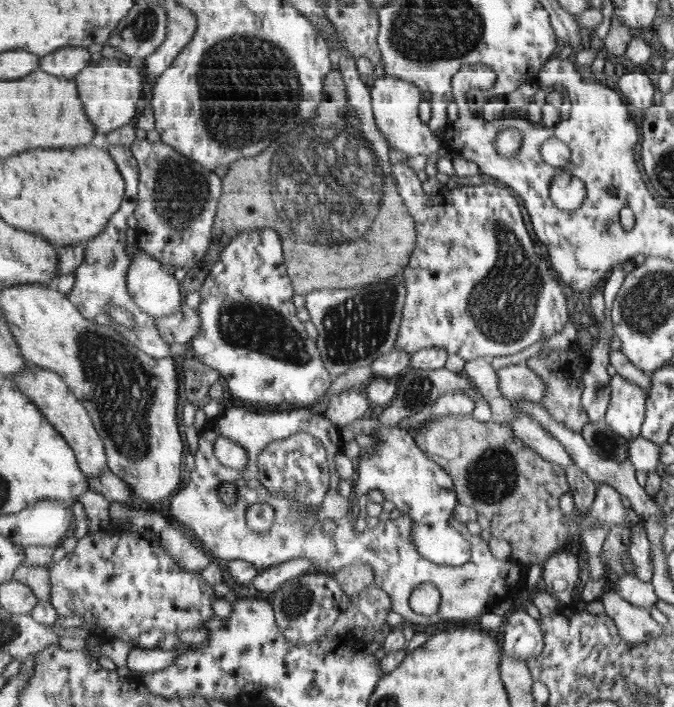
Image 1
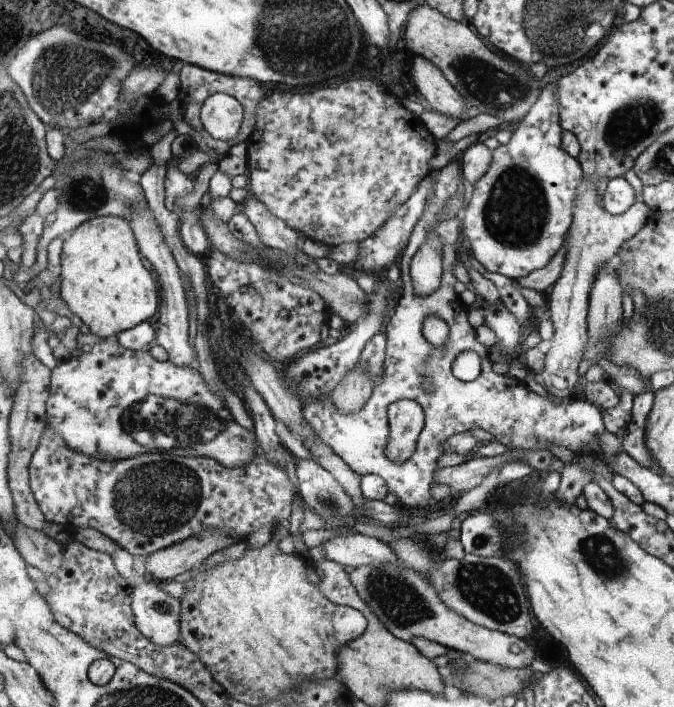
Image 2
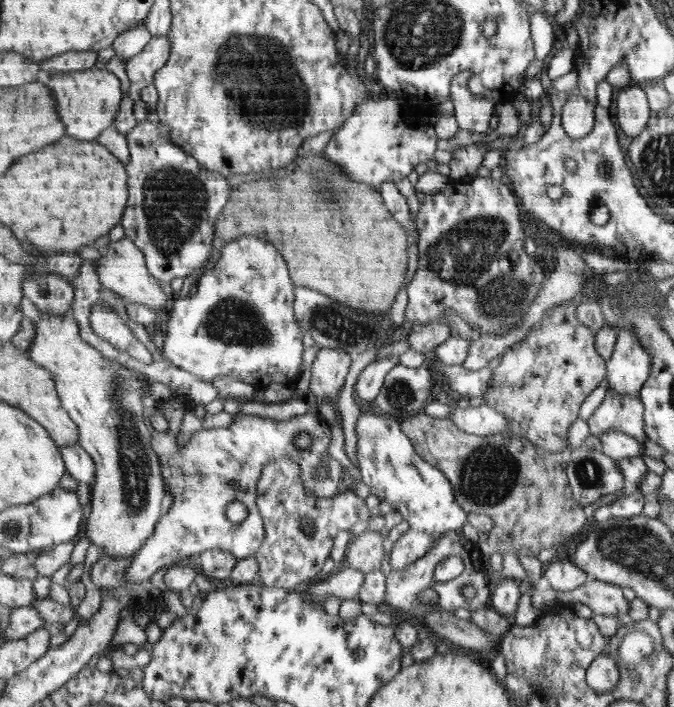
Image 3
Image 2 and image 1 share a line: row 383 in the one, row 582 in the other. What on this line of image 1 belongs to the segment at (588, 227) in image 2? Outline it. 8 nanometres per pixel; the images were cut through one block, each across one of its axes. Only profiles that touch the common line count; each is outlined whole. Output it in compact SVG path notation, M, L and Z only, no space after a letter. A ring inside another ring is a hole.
M560 550L542 565L542 587L555 595L562 607L572 604L573 590L579 582L581 566L576 552Z

